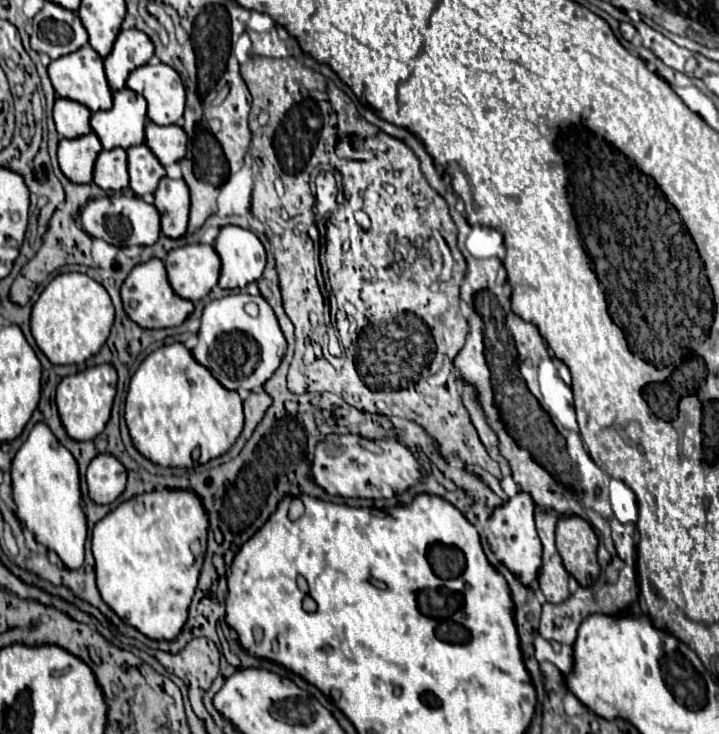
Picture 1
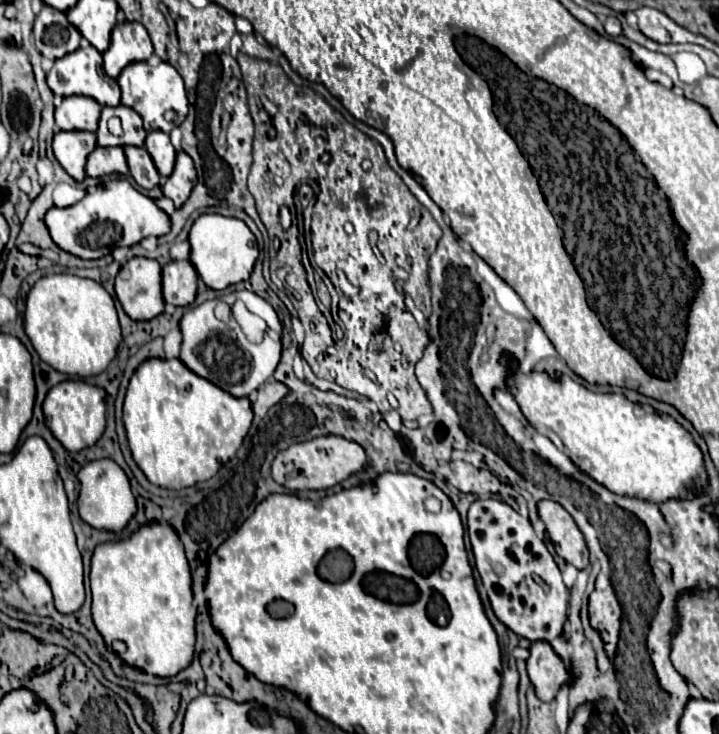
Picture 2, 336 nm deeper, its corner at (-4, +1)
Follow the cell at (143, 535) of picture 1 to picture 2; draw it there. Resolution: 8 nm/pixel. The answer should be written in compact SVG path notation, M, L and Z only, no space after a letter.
M152 522L128 540L98 544L90 568L92 620L106 646L120 638L128 644L124 662L152 676L170 678L188 668L194 658L194 618L190 568L178 534Z

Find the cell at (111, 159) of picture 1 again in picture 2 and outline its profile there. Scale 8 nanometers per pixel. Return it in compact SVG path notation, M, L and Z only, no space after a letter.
M96 146L86 162L88 176L106 176L106 174L128 174L128 164L122 148L102 148Z

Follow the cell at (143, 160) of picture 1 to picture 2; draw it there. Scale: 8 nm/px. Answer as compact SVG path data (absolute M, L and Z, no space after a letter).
M124 146L124 154L130 166L130 174L136 180L138 186L150 190L154 186L158 186L160 182L160 174L156 172L156 166L152 162L152 158L148 156L146 148L136 148L136 146Z

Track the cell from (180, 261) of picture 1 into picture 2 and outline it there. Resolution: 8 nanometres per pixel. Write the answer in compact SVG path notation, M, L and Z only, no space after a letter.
M174 260L162 268L162 296L166 304L188 306L196 298L196 270L188 260Z

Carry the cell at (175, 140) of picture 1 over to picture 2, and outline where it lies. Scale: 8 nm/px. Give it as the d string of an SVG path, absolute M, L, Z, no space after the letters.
M152 130L146 136L146 150L152 156L156 170L160 172L162 178L168 178L174 170L174 160L176 160L176 150L170 142L170 136L160 130Z

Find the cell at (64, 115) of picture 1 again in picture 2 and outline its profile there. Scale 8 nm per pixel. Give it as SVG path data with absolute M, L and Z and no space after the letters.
M68 96L56 108L58 130L88 130L96 132L102 106L90 96Z

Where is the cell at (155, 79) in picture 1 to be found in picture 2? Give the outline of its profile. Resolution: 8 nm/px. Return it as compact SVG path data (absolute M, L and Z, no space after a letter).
M136 62L128 64L124 72L118 76L118 86L122 90L122 104L136 110L140 118L144 120L144 128L150 130L162 130L170 132L174 126L180 126L188 114L188 98L184 90L184 80L178 74L174 66L168 62L160 62L156 66L150 66L148 62Z

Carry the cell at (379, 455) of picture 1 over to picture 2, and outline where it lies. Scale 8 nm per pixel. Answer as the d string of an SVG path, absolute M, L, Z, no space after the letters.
M318 436L278 452L272 462L272 478L288 490L322 490L332 488L362 468L366 468L366 454L360 444L342 436Z

